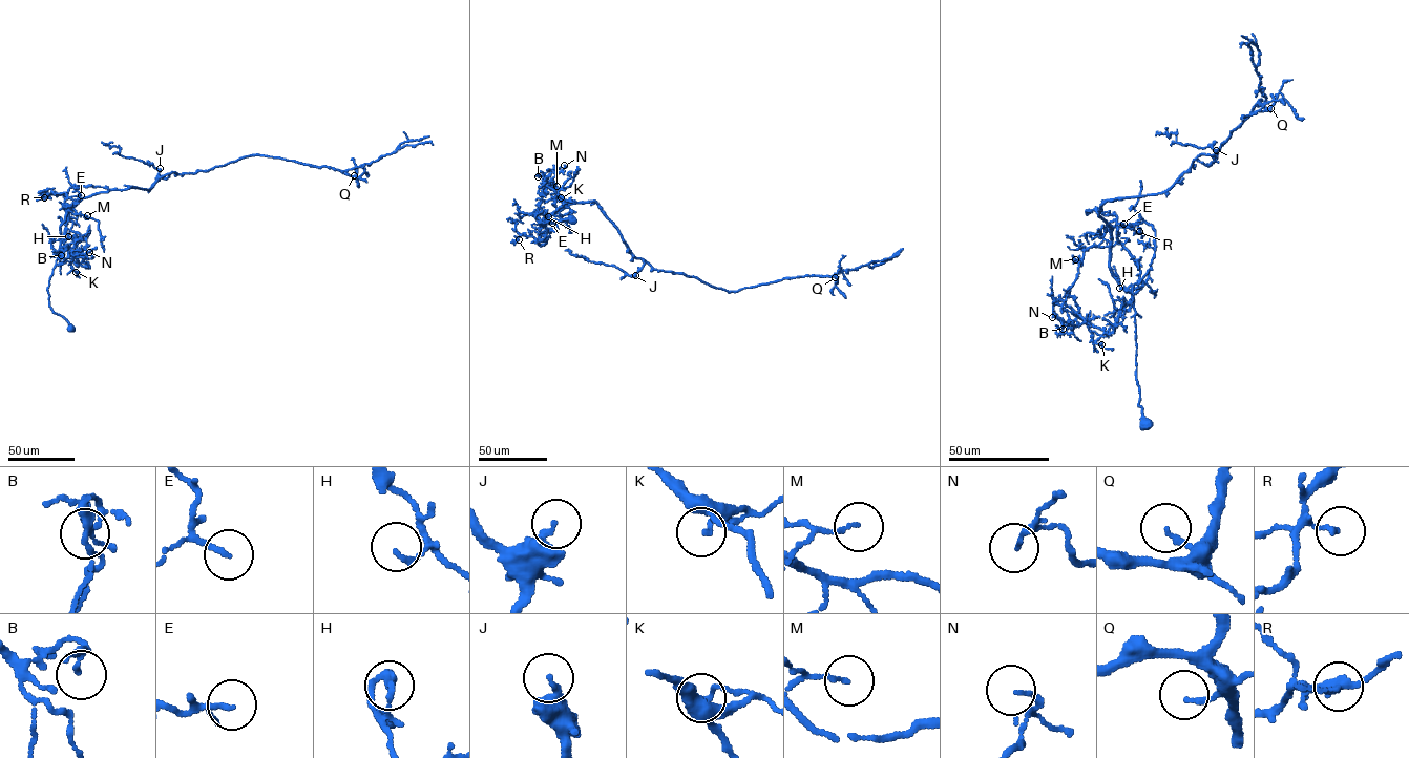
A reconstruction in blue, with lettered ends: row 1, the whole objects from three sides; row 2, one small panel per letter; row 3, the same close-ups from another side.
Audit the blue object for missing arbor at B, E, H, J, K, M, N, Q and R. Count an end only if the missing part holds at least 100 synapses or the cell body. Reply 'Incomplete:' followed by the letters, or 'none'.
Incomplete: Q

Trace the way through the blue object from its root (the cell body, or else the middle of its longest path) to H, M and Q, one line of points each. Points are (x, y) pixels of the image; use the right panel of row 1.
H: (1145, 423), (1138, 404), (1140, 392), (1135, 373), (1133, 296), (1119, 288)
M: (1145, 423), (1138, 404), (1132, 293), (1142, 285), (1139, 269), (1121, 244), (1089, 247), (1081, 259), (1075, 259)
Q: (1145, 423), (1133, 296), (1110, 267), (1111, 228), (1099, 211), (1107, 201), (1165, 192), (1260, 100), (1270, 108)

